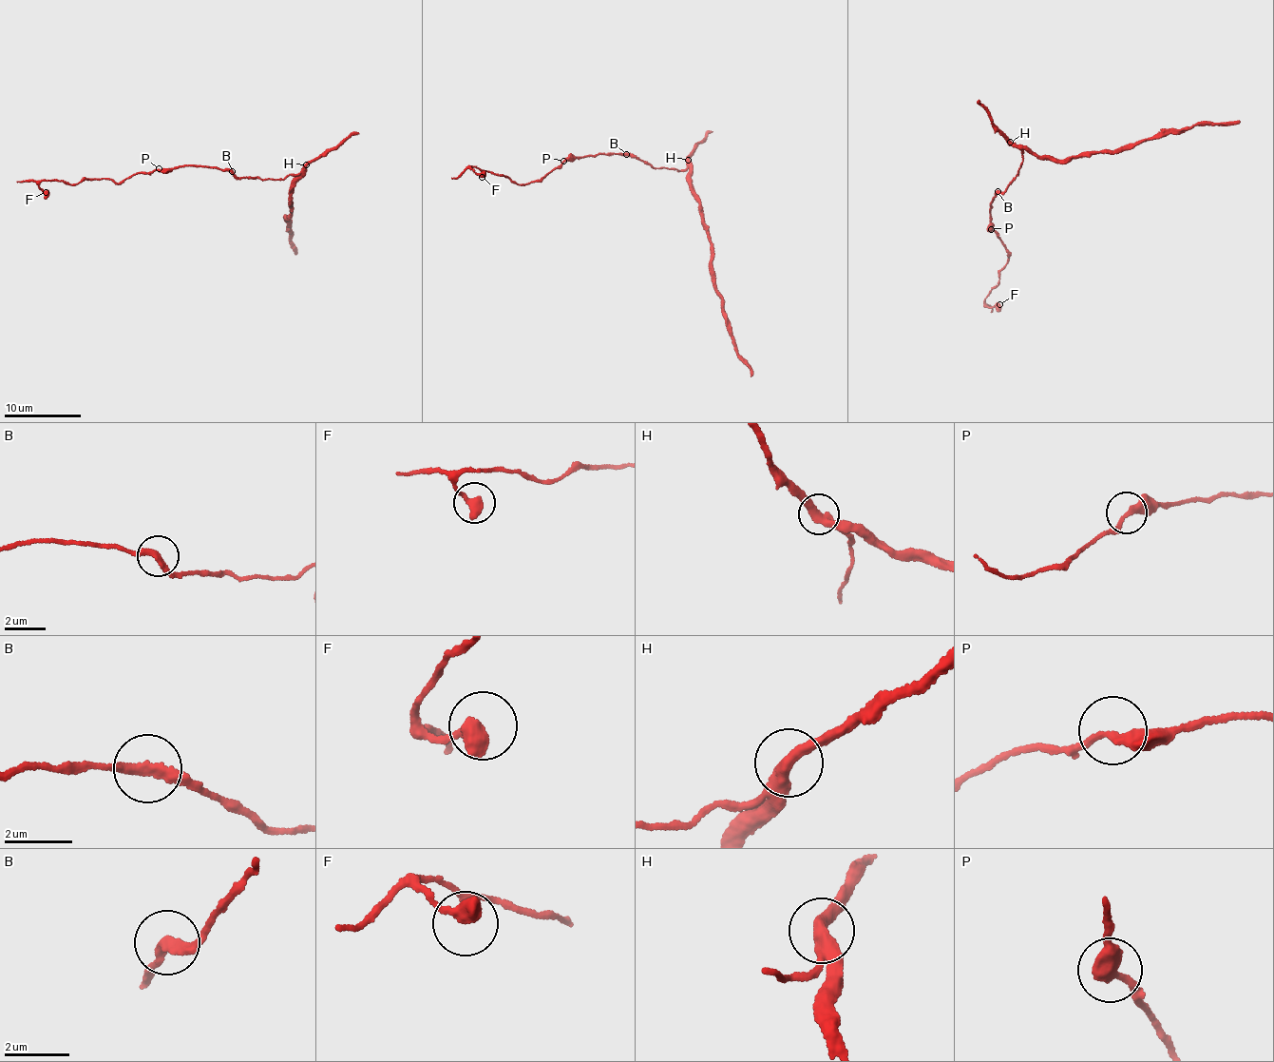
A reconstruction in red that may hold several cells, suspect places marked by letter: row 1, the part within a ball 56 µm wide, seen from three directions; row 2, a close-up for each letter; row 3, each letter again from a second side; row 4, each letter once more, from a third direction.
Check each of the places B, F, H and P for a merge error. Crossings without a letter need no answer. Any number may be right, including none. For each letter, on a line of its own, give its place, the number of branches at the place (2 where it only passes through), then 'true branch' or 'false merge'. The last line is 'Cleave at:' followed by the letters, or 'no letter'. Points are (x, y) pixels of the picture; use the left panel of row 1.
B: at (232, 171); 2 branches meet; true branch
F: at (46, 192); 1 branches meet; true branch
H: at (306, 164); 2 branches meet; false merge
P: at (159, 168); 2 branches meet; true branch
Cleave at: H

